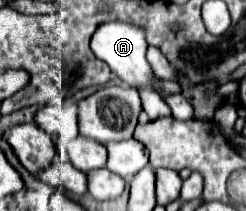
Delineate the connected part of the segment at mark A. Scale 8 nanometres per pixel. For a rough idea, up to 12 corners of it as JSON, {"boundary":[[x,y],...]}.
{"boundary":[[108,22],[92,52],[130,86],[150,86],[144,30]]}

